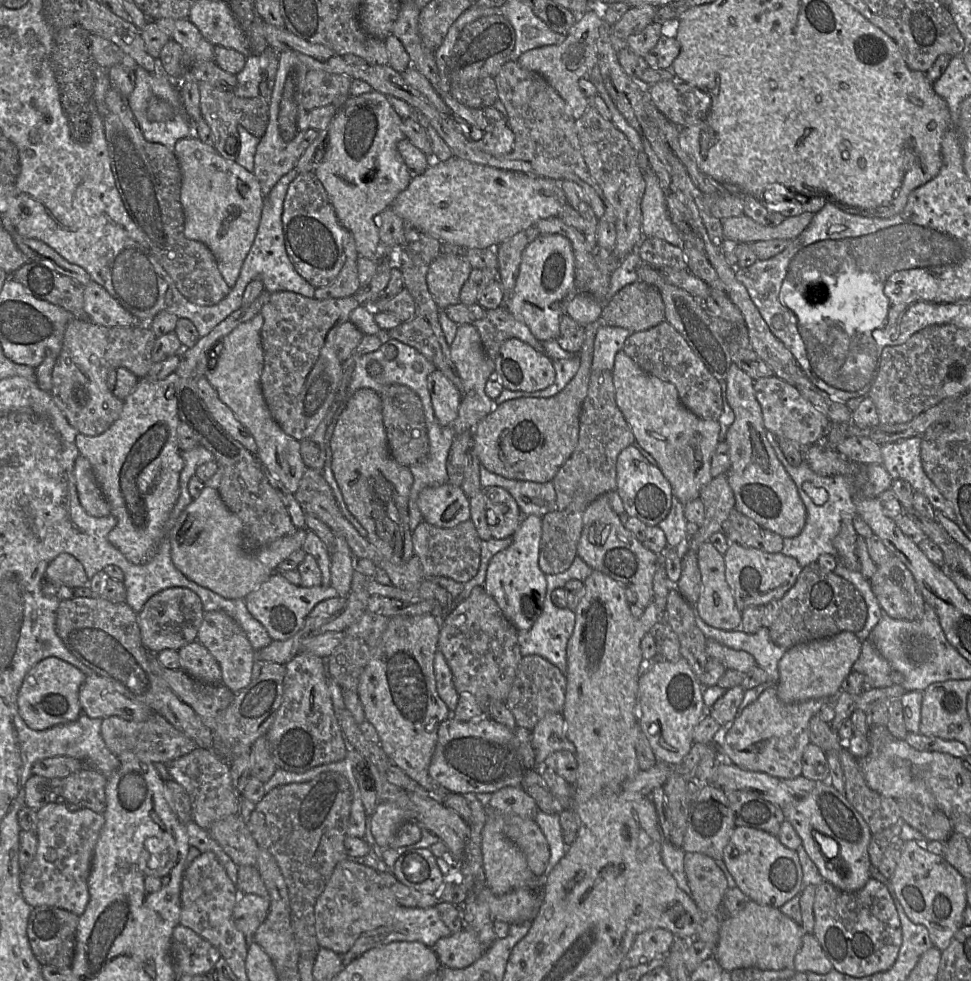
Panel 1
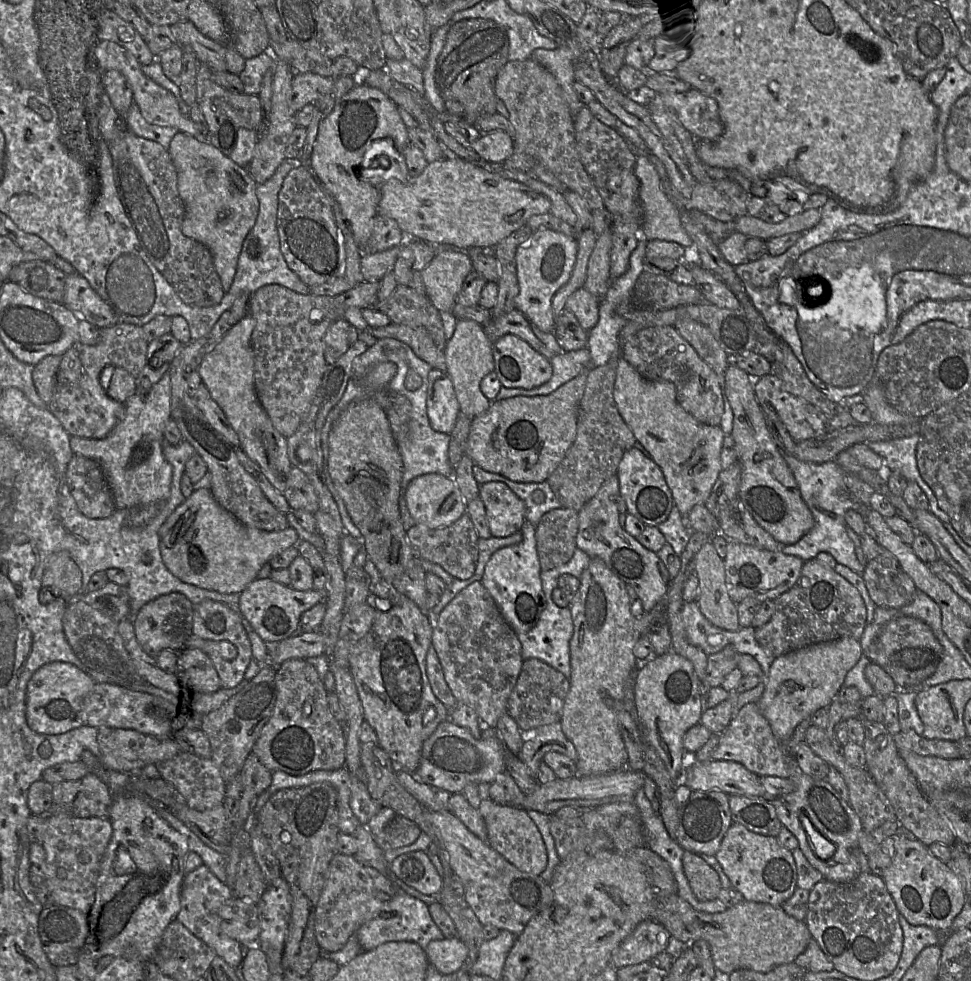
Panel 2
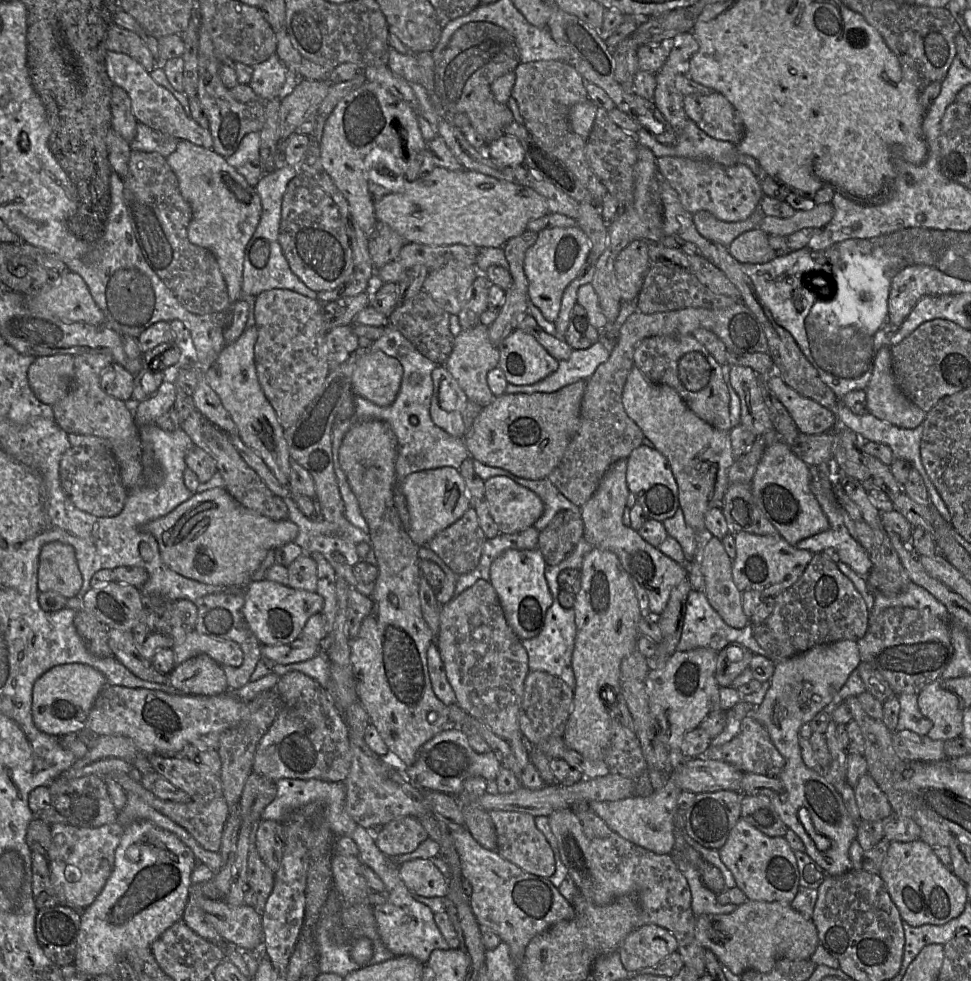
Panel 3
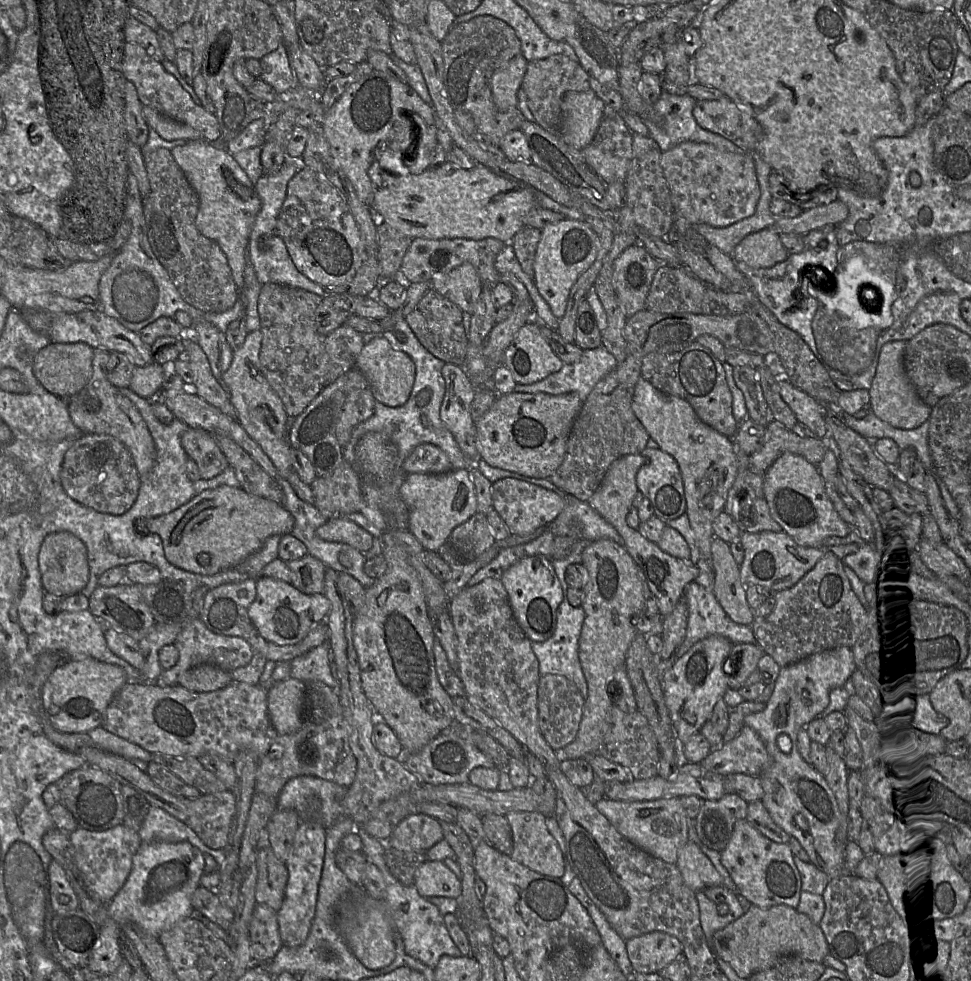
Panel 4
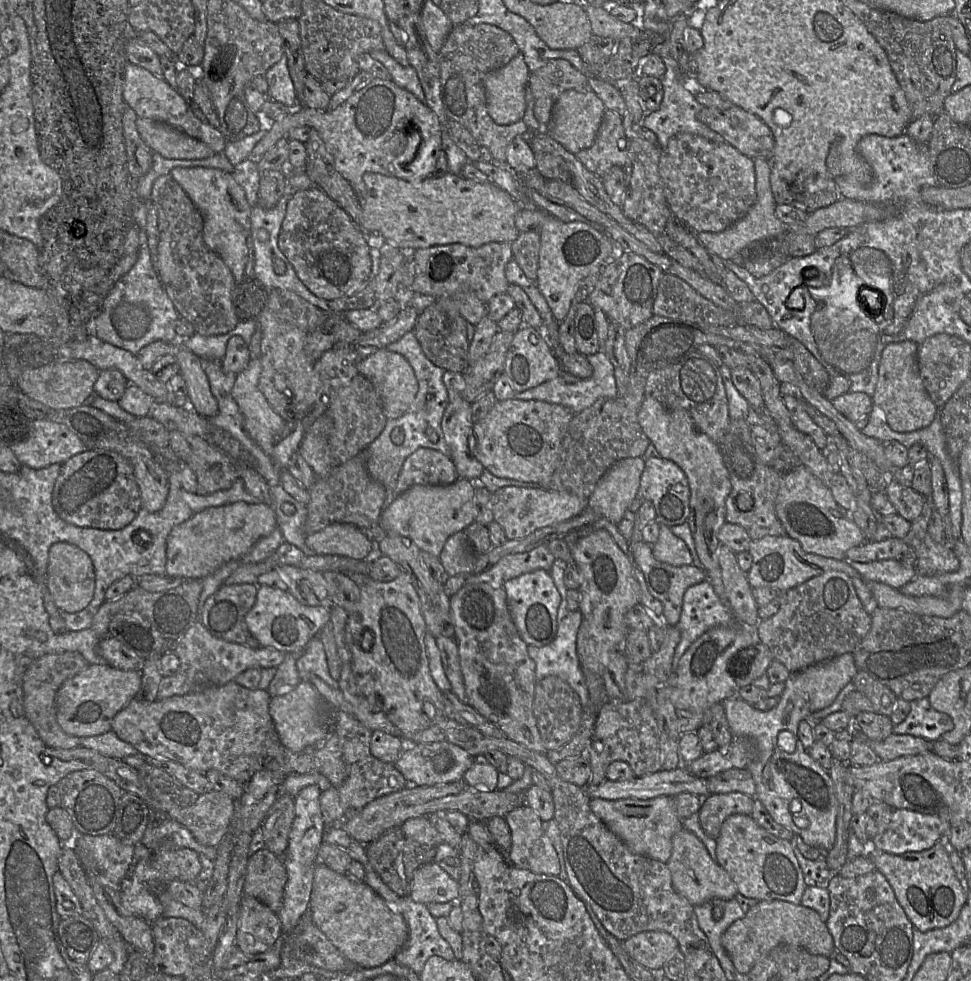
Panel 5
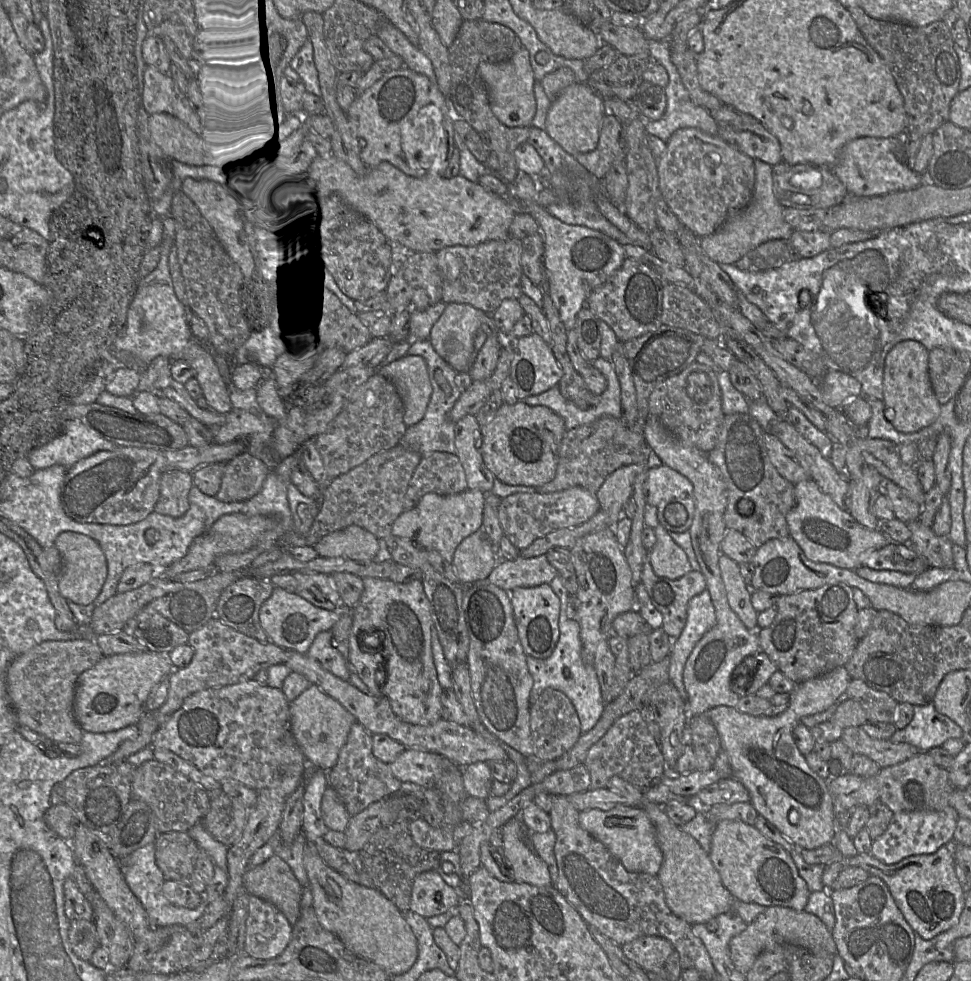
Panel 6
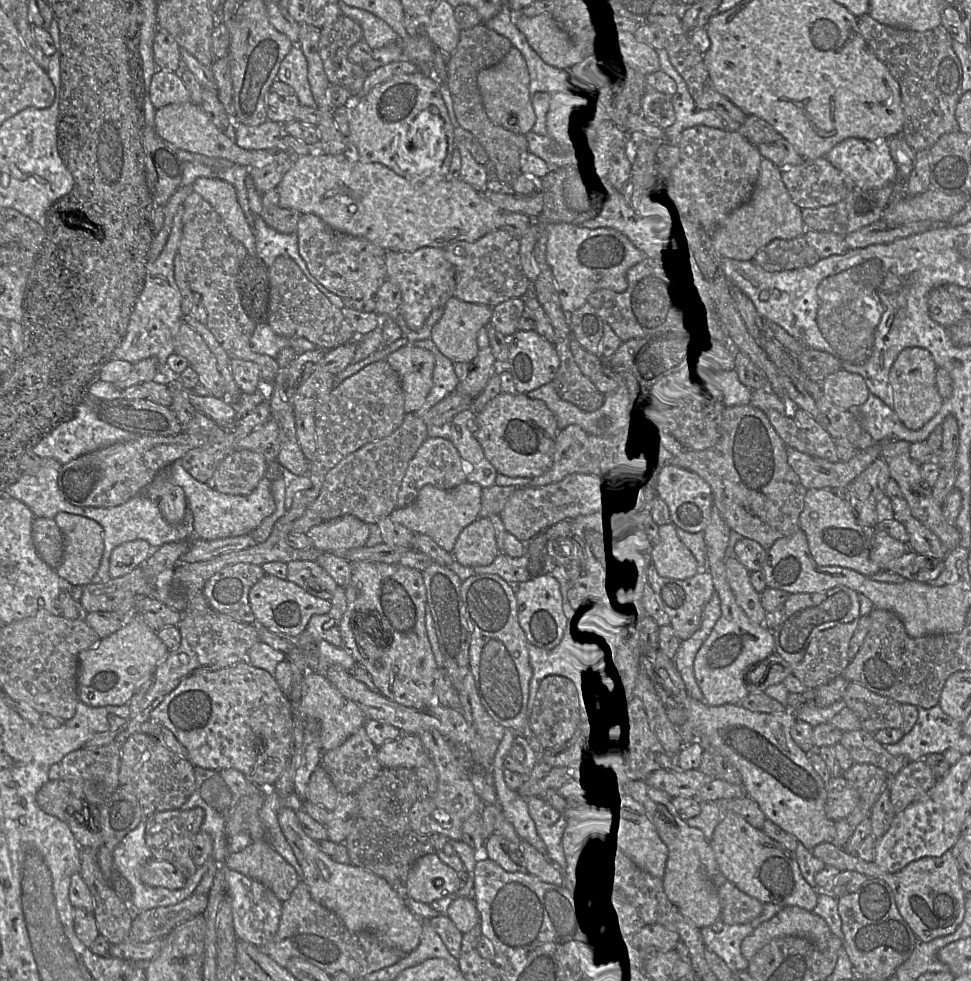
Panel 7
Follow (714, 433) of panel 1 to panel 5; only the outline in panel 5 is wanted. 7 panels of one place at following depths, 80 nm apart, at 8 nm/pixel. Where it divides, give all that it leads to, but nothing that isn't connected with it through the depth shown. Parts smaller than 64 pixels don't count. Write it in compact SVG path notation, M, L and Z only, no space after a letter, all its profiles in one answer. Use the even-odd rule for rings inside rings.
M645 396L638 411L638 421L659 455L673 461L687 476L690 487L690 513L687 522L695 541L695 550L707 575L707 580L724 606L729 608L717 548L720 544L718 533L726 522L726 500L731 493L731 480L720 446L695 425L685 409L666 409L659 401Z

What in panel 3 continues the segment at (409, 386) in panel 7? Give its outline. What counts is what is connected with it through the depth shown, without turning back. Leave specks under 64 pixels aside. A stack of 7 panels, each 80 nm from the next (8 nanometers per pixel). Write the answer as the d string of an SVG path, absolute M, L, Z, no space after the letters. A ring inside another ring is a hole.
M367 350L353 373L355 392L381 406L390 406L398 395L403 373L399 359L383 351Z

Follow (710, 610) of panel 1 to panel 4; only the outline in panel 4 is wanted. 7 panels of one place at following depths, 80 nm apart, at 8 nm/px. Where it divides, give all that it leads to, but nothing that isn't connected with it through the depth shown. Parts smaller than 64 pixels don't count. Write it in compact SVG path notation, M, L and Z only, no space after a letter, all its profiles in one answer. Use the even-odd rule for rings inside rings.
M715 537L711 544L711 554L713 594L734 623L752 626L756 620L755 612L748 604L746 587L740 580L740 567L734 560L729 544Z

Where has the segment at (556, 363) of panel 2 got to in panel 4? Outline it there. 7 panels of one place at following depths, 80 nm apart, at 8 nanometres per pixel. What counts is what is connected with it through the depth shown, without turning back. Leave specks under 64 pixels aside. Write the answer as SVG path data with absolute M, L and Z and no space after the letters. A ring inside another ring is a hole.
M602 345L587 351L582 351L580 358L573 364L563 364L561 369L553 374L550 374L541 381L529 385L516 385L513 388L513 393L524 394L549 394L561 395L568 393L576 393L583 402L595 385L608 373L617 366L616 359Z

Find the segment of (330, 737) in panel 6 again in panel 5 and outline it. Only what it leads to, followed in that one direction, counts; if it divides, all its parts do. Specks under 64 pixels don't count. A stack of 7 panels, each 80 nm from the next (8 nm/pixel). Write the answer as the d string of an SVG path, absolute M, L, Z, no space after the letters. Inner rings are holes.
M301 680L297 686L282 695L272 696L269 703L269 713L281 743L296 754L329 735L336 725L339 711L329 704L307 680Z

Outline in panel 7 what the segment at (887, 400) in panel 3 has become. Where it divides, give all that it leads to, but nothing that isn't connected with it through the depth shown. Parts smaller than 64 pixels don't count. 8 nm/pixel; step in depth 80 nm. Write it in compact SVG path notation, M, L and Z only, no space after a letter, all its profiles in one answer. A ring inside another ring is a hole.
M909 347L902 350L890 369L892 409L901 422L911 430L922 428L937 414L943 404L936 384L936 370L933 356L927 349L921 347Z

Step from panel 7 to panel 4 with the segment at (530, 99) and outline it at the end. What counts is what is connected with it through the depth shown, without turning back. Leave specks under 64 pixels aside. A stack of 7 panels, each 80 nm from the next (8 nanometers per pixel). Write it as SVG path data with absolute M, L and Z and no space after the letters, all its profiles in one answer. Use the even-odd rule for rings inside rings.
M519 53L498 69L491 78L492 99L500 111L517 106L517 93L521 87L528 61Z

